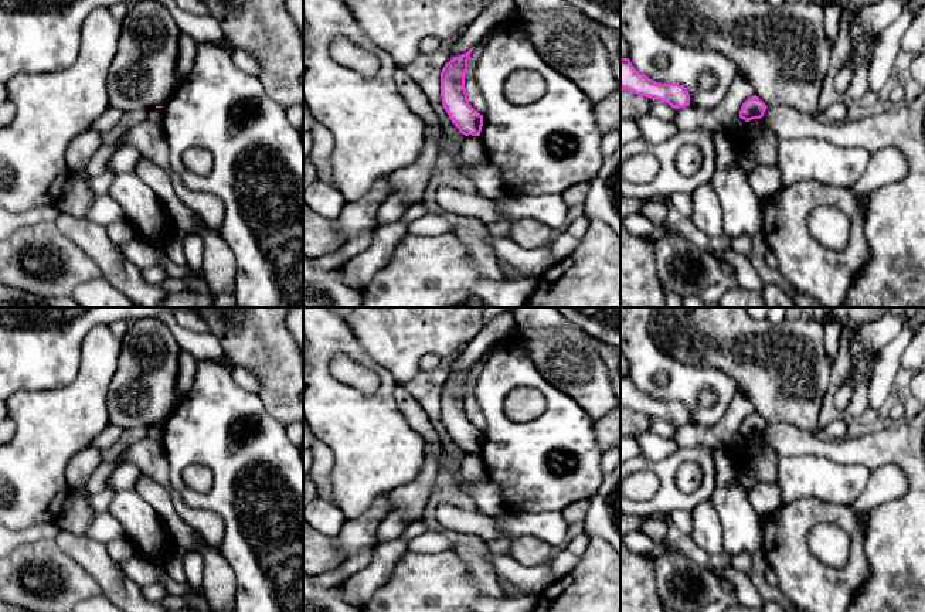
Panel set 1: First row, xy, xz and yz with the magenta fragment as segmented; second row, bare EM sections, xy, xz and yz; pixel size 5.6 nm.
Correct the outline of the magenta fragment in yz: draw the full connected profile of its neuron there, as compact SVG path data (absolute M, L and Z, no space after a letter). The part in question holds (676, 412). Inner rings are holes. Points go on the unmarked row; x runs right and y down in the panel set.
M620 375L620 405L666 419L674 426L690 424L690 411L683 402L656 400L636 388L629 375Z

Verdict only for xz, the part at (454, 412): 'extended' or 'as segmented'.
as segmented

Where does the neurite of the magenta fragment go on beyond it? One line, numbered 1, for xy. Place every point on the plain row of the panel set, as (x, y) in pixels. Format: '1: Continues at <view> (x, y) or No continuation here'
1: No continuation here

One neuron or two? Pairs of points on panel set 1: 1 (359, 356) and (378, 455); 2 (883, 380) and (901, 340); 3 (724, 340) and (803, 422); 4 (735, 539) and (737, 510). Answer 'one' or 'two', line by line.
1: one
2: one
3: one
4: one

